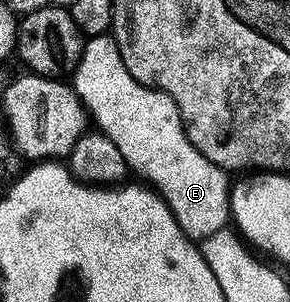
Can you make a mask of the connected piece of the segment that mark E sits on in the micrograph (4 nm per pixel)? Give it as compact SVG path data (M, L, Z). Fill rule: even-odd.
M112 34L94 35L85 39L81 60L71 76L71 86L76 95L80 97L92 122L93 119L97 122L94 123L96 130L111 137L111 141L115 141L119 153L123 153L130 172L163 197L163 201L171 209L175 221L179 221L179 229L183 229L187 238L200 241L211 237L211 233L219 233L230 226L230 176L219 165L207 161L207 157L203 157L203 153L199 153L199 149L195 149L195 145L187 137L185 124L181 121L178 107L173 104L173 98L155 89L149 89L131 77Z

